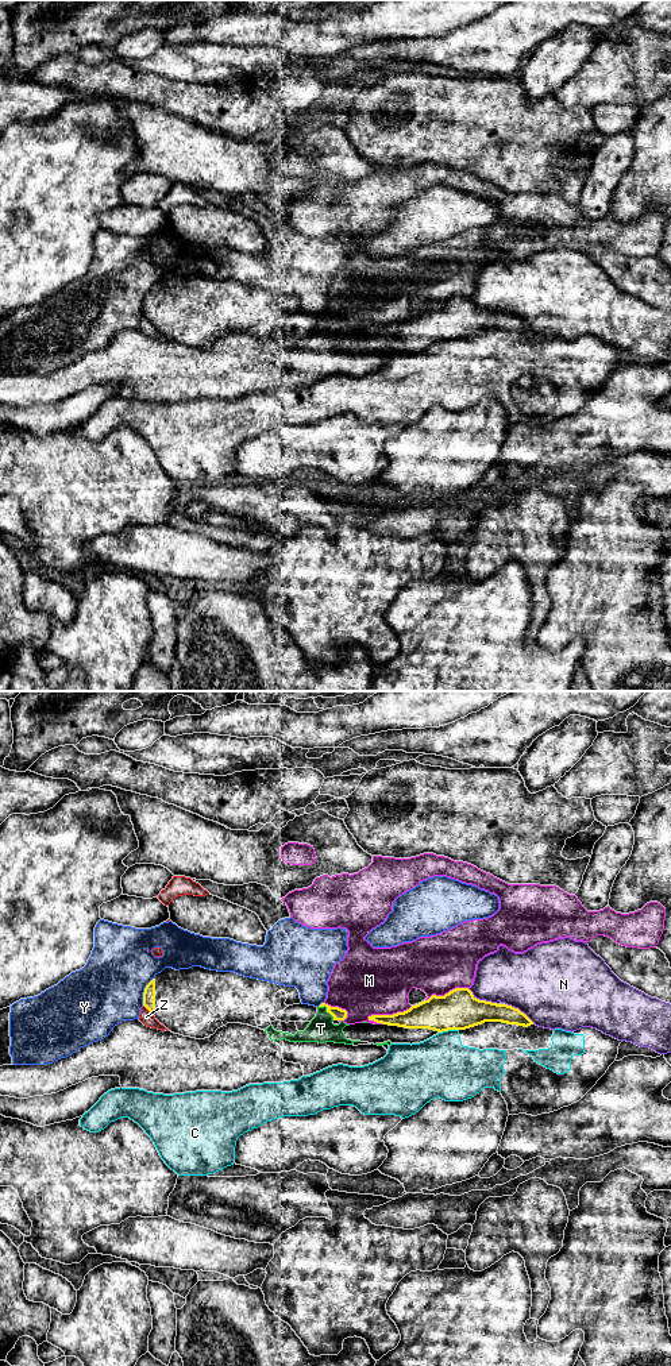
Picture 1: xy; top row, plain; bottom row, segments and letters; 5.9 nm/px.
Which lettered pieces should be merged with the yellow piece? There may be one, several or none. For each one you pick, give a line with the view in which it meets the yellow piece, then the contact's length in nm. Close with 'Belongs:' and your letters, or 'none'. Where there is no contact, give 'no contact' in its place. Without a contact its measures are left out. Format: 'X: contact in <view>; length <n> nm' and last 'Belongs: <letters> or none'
Belongs: none

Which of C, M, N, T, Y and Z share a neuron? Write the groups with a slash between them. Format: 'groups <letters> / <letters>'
groups C / M T / N / Y / Z

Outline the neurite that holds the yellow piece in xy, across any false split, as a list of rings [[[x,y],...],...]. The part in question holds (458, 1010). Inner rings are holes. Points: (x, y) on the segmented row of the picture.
[[[455,988],[444,996],[432,995],[404,1012],[371,1015],[369,1020],[405,1029],[429,1029],[439,1033],[466,1030],[485,1022],[528,1027],[533,1022],[518,1008],[477,999],[468,988]]]

